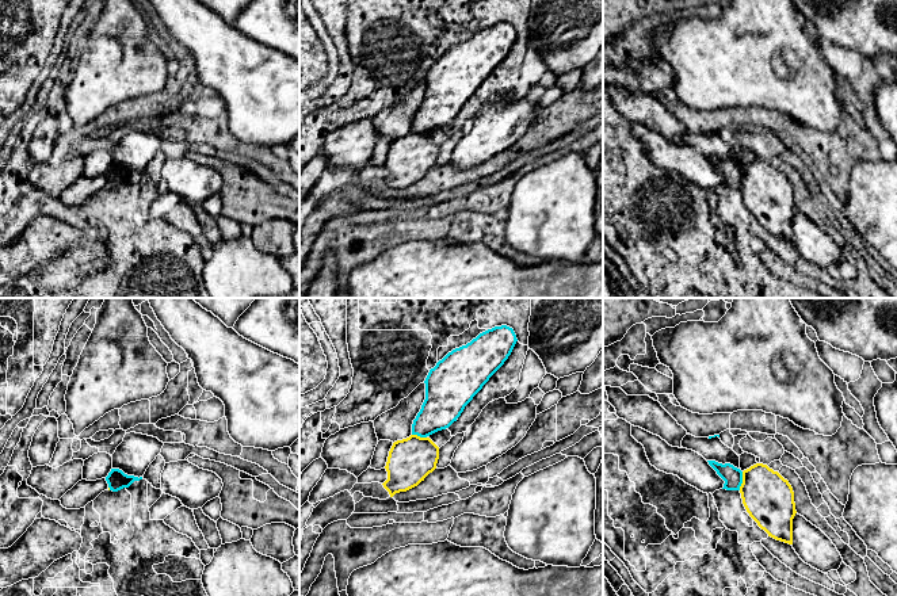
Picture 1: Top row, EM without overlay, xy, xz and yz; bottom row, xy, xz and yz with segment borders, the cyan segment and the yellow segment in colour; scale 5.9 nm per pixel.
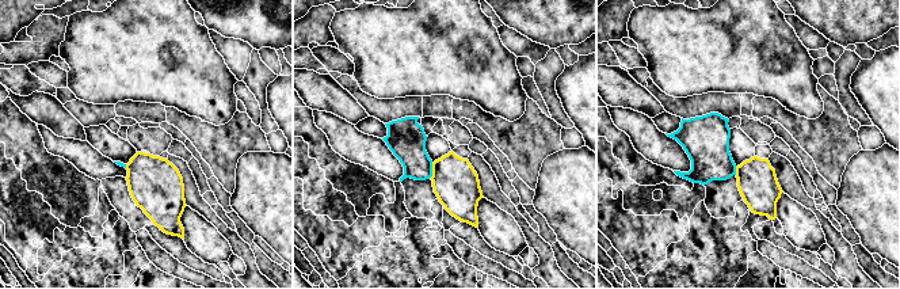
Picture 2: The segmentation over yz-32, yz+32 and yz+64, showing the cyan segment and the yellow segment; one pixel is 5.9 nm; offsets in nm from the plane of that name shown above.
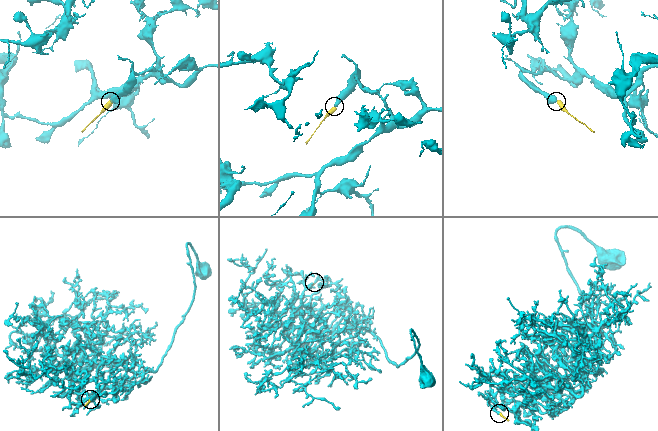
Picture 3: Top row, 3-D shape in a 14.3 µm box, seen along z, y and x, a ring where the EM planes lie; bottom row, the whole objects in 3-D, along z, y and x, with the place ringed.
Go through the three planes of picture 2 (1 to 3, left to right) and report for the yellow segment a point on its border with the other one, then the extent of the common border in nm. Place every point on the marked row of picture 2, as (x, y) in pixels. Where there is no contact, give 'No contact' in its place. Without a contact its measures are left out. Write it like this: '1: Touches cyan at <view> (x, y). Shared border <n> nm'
1: Touches cyan at yz-32 (125, 166). Shared border 30 nm
2: Touches cyan at yz+32 (431, 170). Shared border 90 nm
3: Touches cyan at yz+64 (735, 171). Shared border 50 nm

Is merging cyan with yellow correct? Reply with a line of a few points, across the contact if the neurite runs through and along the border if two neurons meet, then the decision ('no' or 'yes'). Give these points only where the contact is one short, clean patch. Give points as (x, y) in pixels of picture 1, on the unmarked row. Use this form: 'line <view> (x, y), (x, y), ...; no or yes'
no

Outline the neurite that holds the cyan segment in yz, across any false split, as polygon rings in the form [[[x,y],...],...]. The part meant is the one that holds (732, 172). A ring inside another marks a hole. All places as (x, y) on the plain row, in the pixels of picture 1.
[[[707,157],[709,161],[717,168],[717,171],[725,177],[724,184],[726,187],[740,187],[743,180],[743,168],[730,160],[718,160],[715,157]]]

